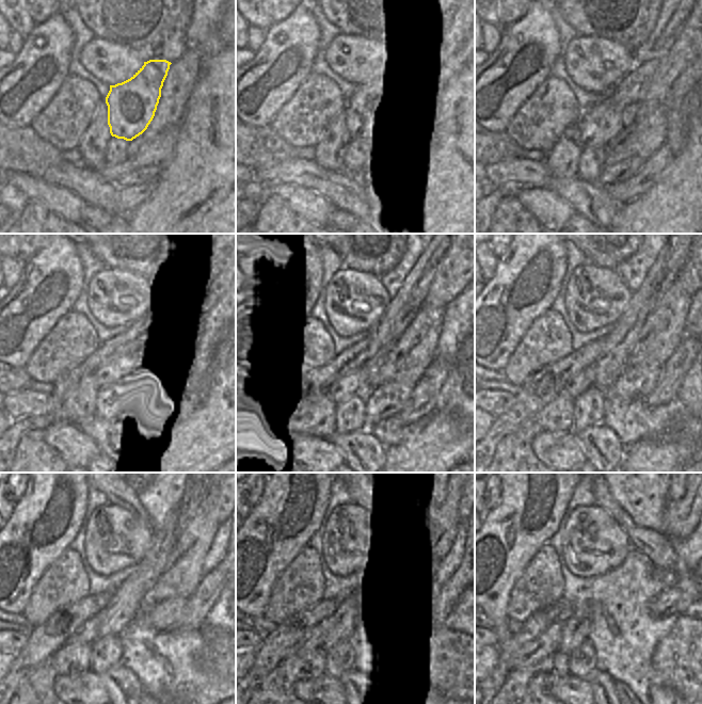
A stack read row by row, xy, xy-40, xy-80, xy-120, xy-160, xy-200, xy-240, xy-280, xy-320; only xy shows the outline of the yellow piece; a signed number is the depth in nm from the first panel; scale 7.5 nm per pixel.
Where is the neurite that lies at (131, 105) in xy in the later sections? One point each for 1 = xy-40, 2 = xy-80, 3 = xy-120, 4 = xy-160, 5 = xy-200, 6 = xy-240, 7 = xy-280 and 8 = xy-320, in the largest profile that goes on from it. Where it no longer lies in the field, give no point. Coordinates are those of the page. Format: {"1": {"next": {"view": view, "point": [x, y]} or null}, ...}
{"1": {"next": {"view": "xy-40", "point": [368, 111]}}, "2": {"next": {"view": "xy-80", "point": [599, 124]}}, "3": {"next": {"view": "xy-120", "point": [118, 369]}}, "4": {"next": {"view": "xy-160", "point": [353, 381]}}, "5": {"next": {"view": "xy-200", "point": [585, 380]}}, "6": {"next": {"view": "xy-240", "point": [88, 633]}}, "7": {"next": {"view": "xy-280", "point": [314, 638]}}, "8": {"next": {"view": "xy-320", "point": [531, 653]}}}

